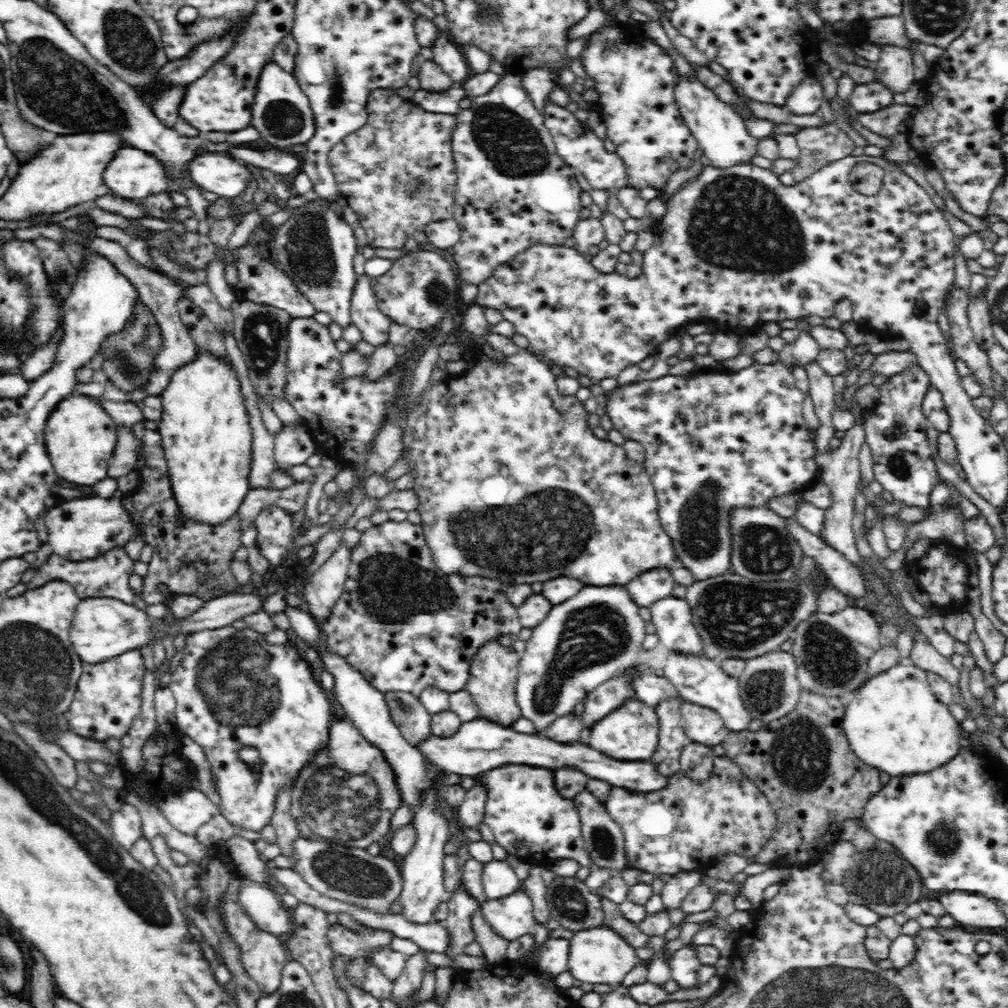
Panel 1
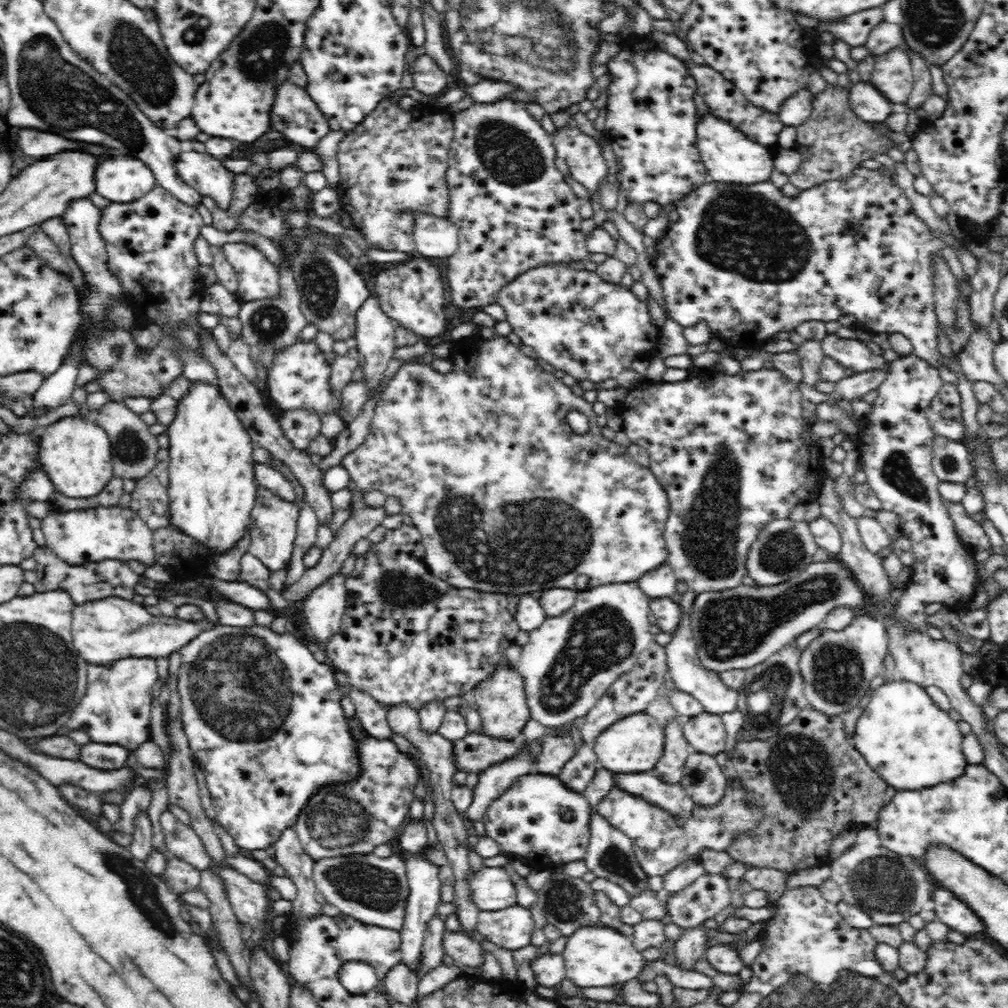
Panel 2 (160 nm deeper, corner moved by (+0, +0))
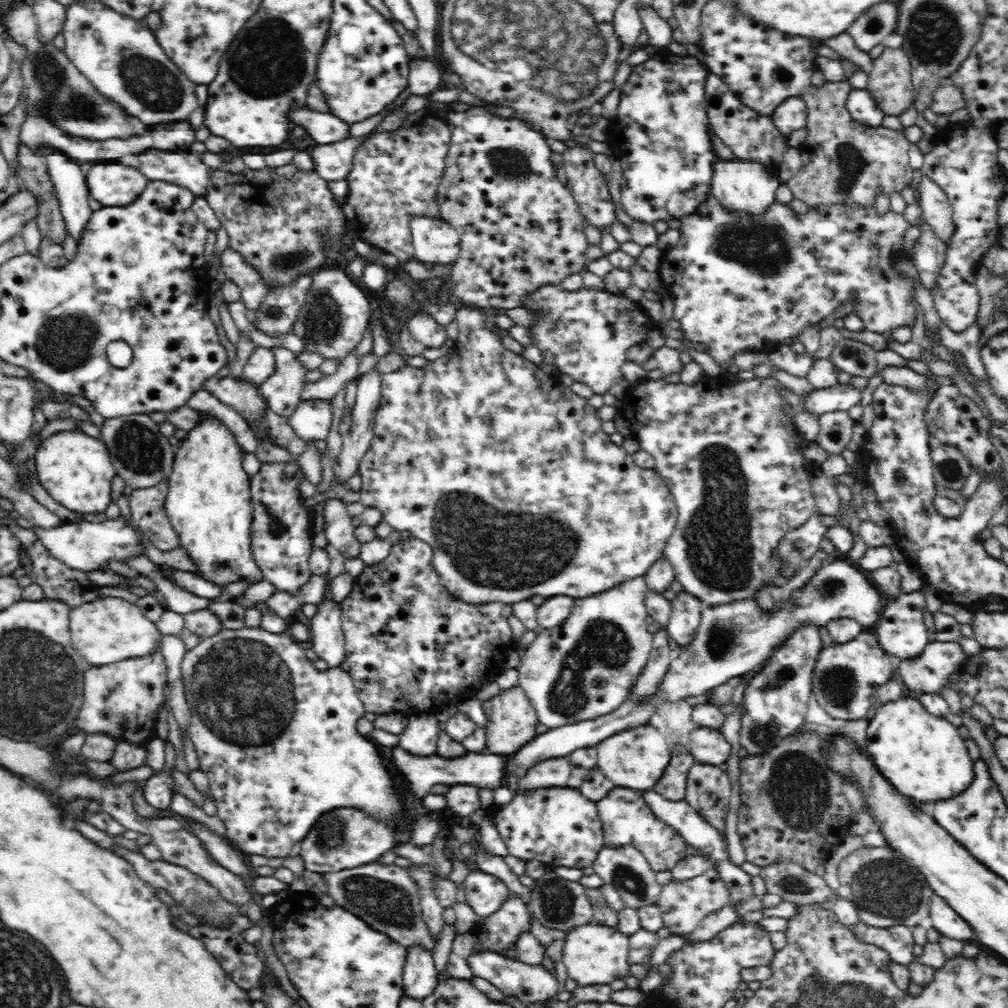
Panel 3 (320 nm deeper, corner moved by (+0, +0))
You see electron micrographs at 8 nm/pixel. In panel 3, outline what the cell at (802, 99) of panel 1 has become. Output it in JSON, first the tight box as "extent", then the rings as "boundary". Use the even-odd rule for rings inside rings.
{"extent":[770,97,807,138],"boundary":[[[802,97],[787,98],[770,116],[776,129],[786,138],[807,126],[807,108]]]}

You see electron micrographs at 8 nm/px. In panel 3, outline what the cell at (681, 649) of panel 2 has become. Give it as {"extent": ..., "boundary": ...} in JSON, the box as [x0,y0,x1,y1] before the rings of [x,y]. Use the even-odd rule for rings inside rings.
{"extent":[666,590,704,648],"boundary":[[[682,590],[671,601],[671,616],[666,624],[669,637],[678,643],[679,648],[692,642],[700,626],[704,604],[693,594]]]}

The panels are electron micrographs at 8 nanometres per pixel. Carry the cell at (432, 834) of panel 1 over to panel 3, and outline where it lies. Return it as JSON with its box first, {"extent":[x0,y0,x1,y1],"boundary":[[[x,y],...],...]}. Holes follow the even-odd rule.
{"extent":[403,947,440,1000],"boundary":[[[408,947],[404,965],[403,993],[412,999],[422,1000],[436,990],[439,982],[440,975],[431,953],[420,947]]]}

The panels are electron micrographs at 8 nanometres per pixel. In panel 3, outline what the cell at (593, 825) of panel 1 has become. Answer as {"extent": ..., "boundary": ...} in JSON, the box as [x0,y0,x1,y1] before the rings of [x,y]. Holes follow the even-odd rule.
{"extent":[593,845,663,910],"boundary":[[[604,845],[593,862],[593,868],[605,885],[616,889],[626,907],[638,910],[657,904],[663,885],[657,881],[655,870],[649,865],[646,857],[639,850],[636,850],[636,847],[632,845]]]}

